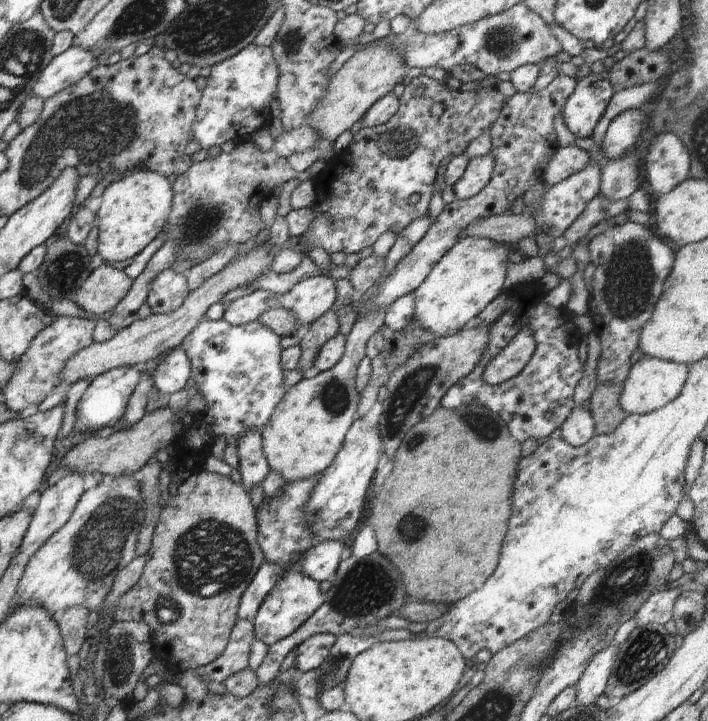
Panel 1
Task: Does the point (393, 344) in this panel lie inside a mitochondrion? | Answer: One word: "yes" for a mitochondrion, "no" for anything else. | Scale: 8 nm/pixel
no

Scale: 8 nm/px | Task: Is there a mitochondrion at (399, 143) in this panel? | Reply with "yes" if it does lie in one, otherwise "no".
yes

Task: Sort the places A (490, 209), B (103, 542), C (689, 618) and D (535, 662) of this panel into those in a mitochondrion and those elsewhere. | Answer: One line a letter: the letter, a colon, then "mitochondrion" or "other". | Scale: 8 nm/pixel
A: other
B: mitochondrion
C: mitochondrion
D: mitochondrion

